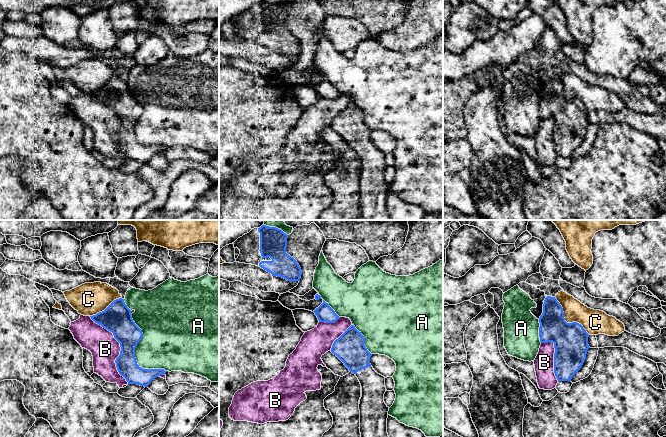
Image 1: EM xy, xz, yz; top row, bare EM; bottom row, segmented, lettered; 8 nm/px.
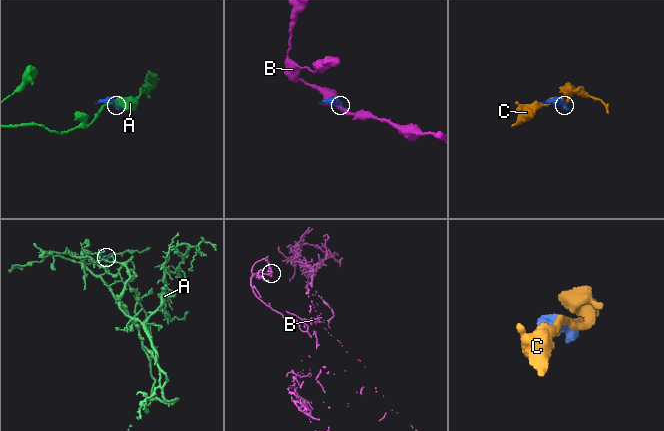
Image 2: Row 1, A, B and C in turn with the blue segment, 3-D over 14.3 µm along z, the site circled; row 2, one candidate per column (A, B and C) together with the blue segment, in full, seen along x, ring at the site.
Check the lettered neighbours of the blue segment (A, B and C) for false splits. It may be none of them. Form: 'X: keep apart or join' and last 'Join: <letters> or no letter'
A: keep apart
B: keep apart
C: keep apart
Join: no letter

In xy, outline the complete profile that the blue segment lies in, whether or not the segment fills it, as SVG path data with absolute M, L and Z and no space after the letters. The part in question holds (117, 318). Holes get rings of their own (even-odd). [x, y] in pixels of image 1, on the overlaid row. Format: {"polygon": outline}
{"polygon": "M124 299L114 300L104 311L90 317L95 323L112 332L120 343L120 355L115 363L119 374L128 384L148 387L154 378L166 373L164 369L143 369L137 364L135 348L143 333L133 321L131 310Z"}

